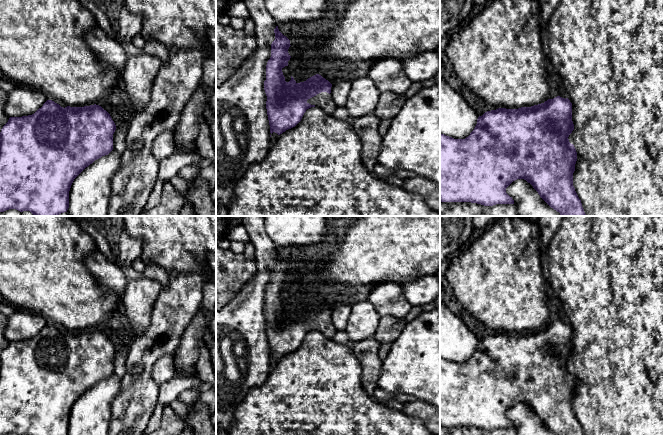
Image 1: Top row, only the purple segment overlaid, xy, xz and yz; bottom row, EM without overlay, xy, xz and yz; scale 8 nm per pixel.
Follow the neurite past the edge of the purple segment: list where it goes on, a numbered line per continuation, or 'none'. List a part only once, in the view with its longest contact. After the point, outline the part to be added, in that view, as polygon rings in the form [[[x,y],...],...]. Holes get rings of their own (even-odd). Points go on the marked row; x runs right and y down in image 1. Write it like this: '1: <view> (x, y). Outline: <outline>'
1: xz (323, 100). Outline: [[[321,92],[317,94],[316,96],[308,99],[307,103],[311,105],[315,105],[316,107],[319,107],[329,115],[333,115],[337,107],[335,102],[332,99],[331,93],[329,94],[327,92]]]

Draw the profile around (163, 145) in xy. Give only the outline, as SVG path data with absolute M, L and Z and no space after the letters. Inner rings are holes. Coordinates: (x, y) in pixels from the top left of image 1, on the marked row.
M166 130L160 133L152 142L152 154L159 162L176 151L173 130Z

